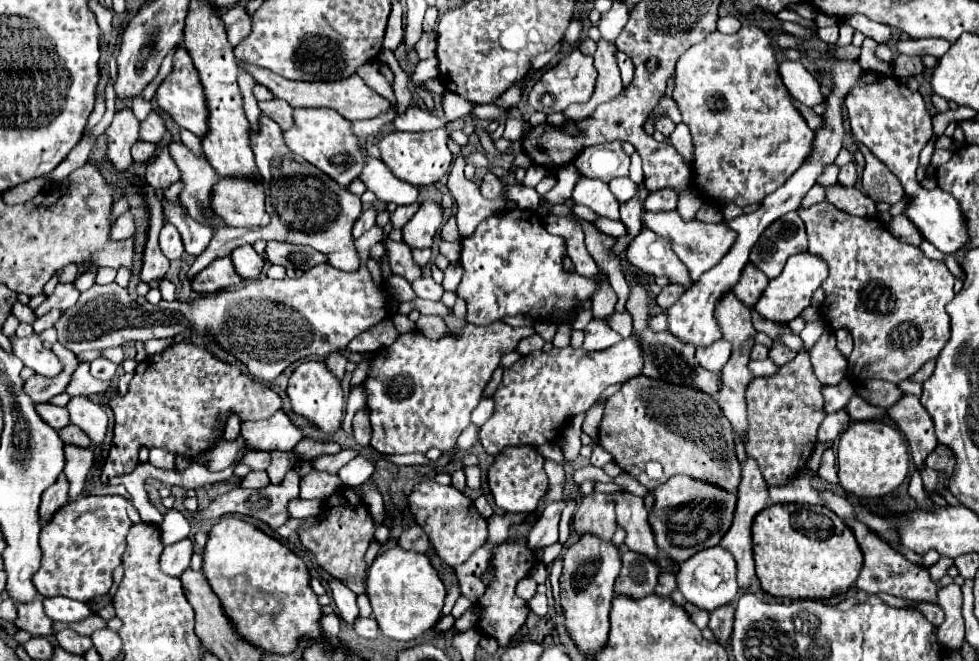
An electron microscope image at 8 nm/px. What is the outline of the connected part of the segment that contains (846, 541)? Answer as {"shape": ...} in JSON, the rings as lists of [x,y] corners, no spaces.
{"shape":[[[785,503],[769,505],[751,525],[755,571],[761,581],[761,589],[773,597],[801,597],[801,599],[827,599],[833,595],[843,595],[859,577],[863,567],[863,553],[855,541],[851,529],[827,507],[805,505],[805,503]]]}

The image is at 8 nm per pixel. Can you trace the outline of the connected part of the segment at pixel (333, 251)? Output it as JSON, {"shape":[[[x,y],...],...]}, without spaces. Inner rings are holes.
{"shape":[[[259,115],[259,129],[251,131],[251,149],[255,153],[255,163],[261,171],[261,183],[267,197],[267,213],[271,215],[271,223],[267,227],[221,227],[211,245],[195,259],[193,267],[189,269],[189,279],[205,269],[213,259],[229,255],[233,249],[241,245],[253,245],[255,241],[279,241],[279,243],[293,243],[293,245],[309,245],[315,251],[327,255],[329,265],[341,271],[355,271],[359,267],[359,255],[353,245],[351,229],[353,223],[361,215],[361,199],[349,193],[345,187],[337,185],[333,179],[323,175],[317,167],[301,159],[299,155],[291,153],[289,147],[283,143],[283,133],[277,123],[267,117]]]}

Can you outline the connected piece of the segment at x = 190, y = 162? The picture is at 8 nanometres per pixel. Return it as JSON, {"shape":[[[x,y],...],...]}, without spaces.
{"shape":[[[173,141],[169,145],[169,155],[173,157],[175,165],[181,171],[181,183],[183,189],[179,193],[179,201],[185,205],[187,213],[197,219],[203,225],[209,225],[213,231],[217,231],[223,225],[223,219],[215,215],[211,207],[211,195],[215,181],[221,177],[217,171],[207,163],[203,151],[193,153],[185,143]]]}

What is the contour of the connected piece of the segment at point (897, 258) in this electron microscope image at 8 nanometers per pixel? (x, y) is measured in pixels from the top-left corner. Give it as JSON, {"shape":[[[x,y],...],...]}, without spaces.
{"shape":[[[817,203],[809,209],[799,209],[797,213],[807,229],[807,251],[811,251],[811,255],[819,255],[829,267],[829,277],[821,283],[825,291],[825,301],[819,309],[821,317],[831,331],[847,329],[853,335],[853,355],[849,357],[853,379],[883,379],[899,383],[909,379],[927,361],[935,359],[949,341],[949,315],[945,305],[955,297],[955,277],[951,271],[943,263],[925,257],[919,247],[905,245],[895,239],[877,219],[851,217],[835,209],[831,203]]]}

